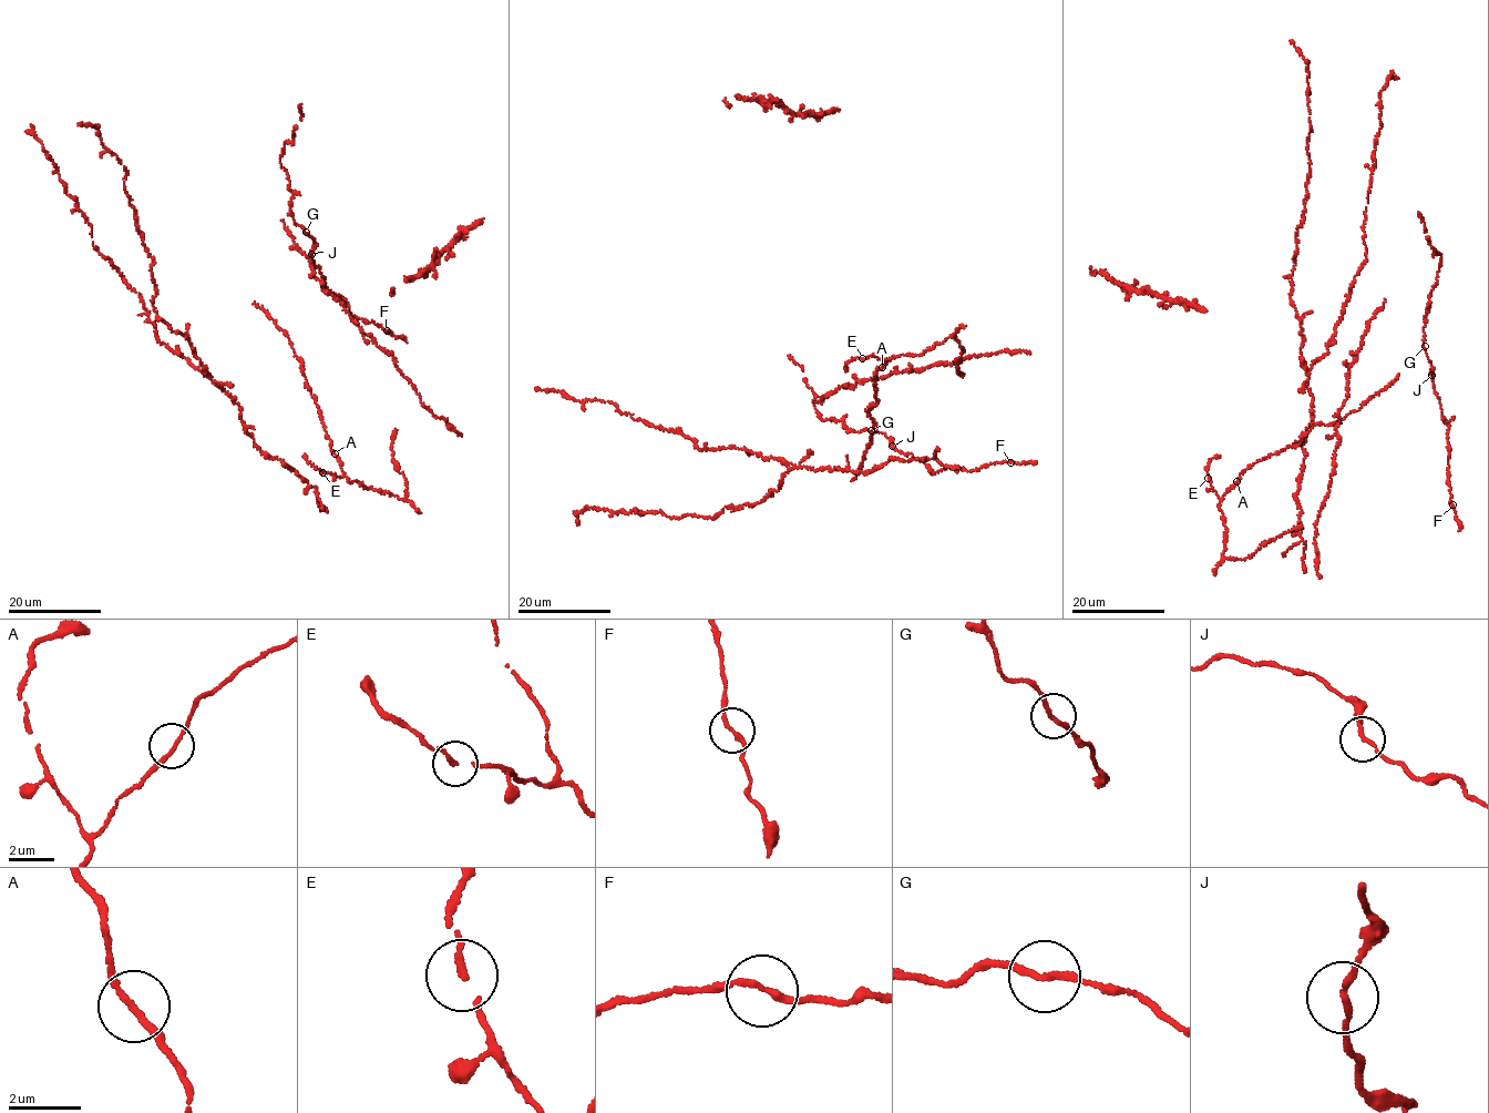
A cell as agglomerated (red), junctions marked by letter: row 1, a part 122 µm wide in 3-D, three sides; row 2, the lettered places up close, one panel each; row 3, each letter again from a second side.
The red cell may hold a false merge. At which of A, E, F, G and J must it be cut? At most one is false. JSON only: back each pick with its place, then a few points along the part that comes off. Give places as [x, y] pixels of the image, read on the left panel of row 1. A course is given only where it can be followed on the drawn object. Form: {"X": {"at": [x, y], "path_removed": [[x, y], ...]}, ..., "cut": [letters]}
{"cut": []}

